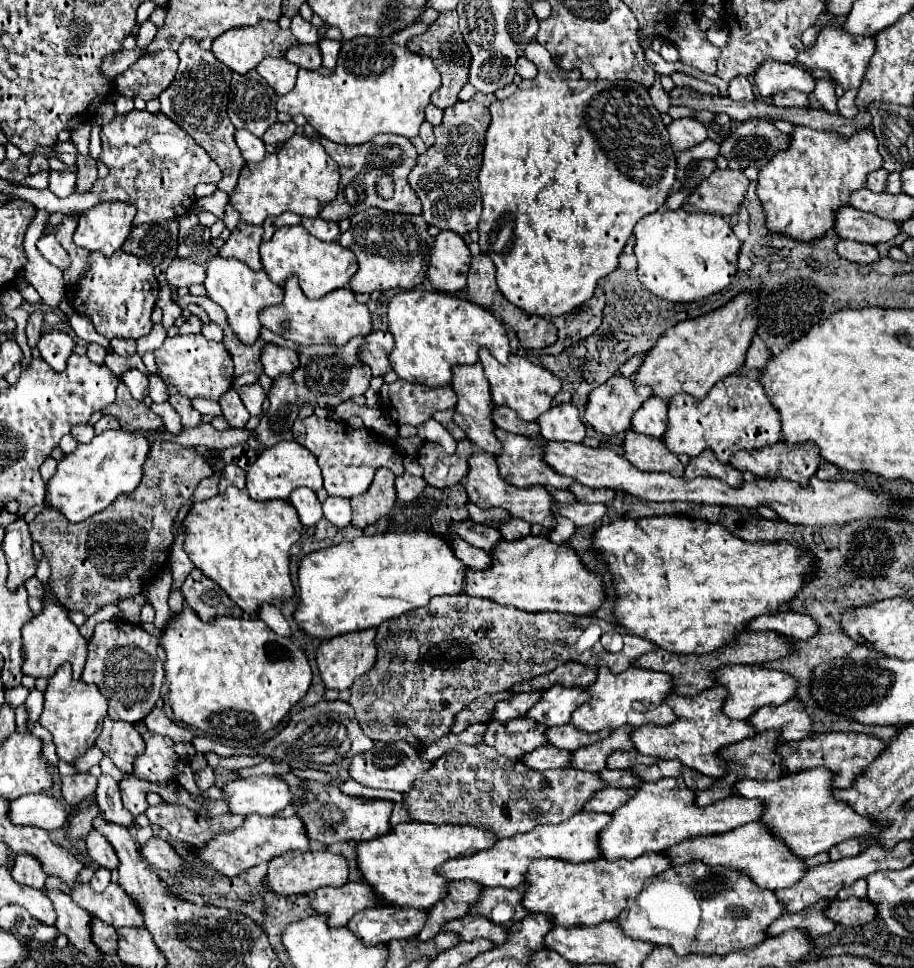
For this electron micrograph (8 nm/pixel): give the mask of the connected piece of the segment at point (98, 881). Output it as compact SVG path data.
M98 868L90 884L92 884L92 888L94 888L96 892L104 892L106 886L110 884L110 870L108 870L108 868Z

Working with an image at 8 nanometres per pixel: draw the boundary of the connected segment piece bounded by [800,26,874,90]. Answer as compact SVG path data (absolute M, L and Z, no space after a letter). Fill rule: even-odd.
M826 26L818 34L814 48L800 54L800 60L814 60L812 68L828 72L832 82L836 82L842 90L850 90L850 88L860 86L864 68L868 66L868 60L872 58L872 54L874 54L874 38L856 38L856 36L848 36L846 32L842 32L842 28Z

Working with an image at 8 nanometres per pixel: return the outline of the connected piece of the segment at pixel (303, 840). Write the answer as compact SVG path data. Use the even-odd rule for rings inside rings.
M246 816L242 828L236 828L230 834L220 834L208 846L196 848L200 858L208 864L212 864L216 870L220 870L226 876L238 876L244 870L258 866L262 862L270 862L272 858L288 852L308 852L310 850L310 838L306 832L306 826L300 816L292 818L278 818L278 816Z

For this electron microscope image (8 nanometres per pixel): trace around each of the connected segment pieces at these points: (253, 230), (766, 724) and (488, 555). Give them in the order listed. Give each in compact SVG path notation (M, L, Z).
M240 222L238 230L230 234L226 244L220 248L222 258L236 258L248 262L252 270L262 270L258 248L262 244L262 226L250 226Z
M788 700L782 706L764 706L754 716L750 722L756 726L756 732L764 730L780 730L782 740L788 742L798 742L804 738L814 736L814 726L812 718L804 710L804 704L800 700Z
M450 538L452 546L456 548L456 556L460 556L460 560L474 570L488 570L492 568L492 552L484 552L482 548L474 548L472 544L468 544L466 540Z

